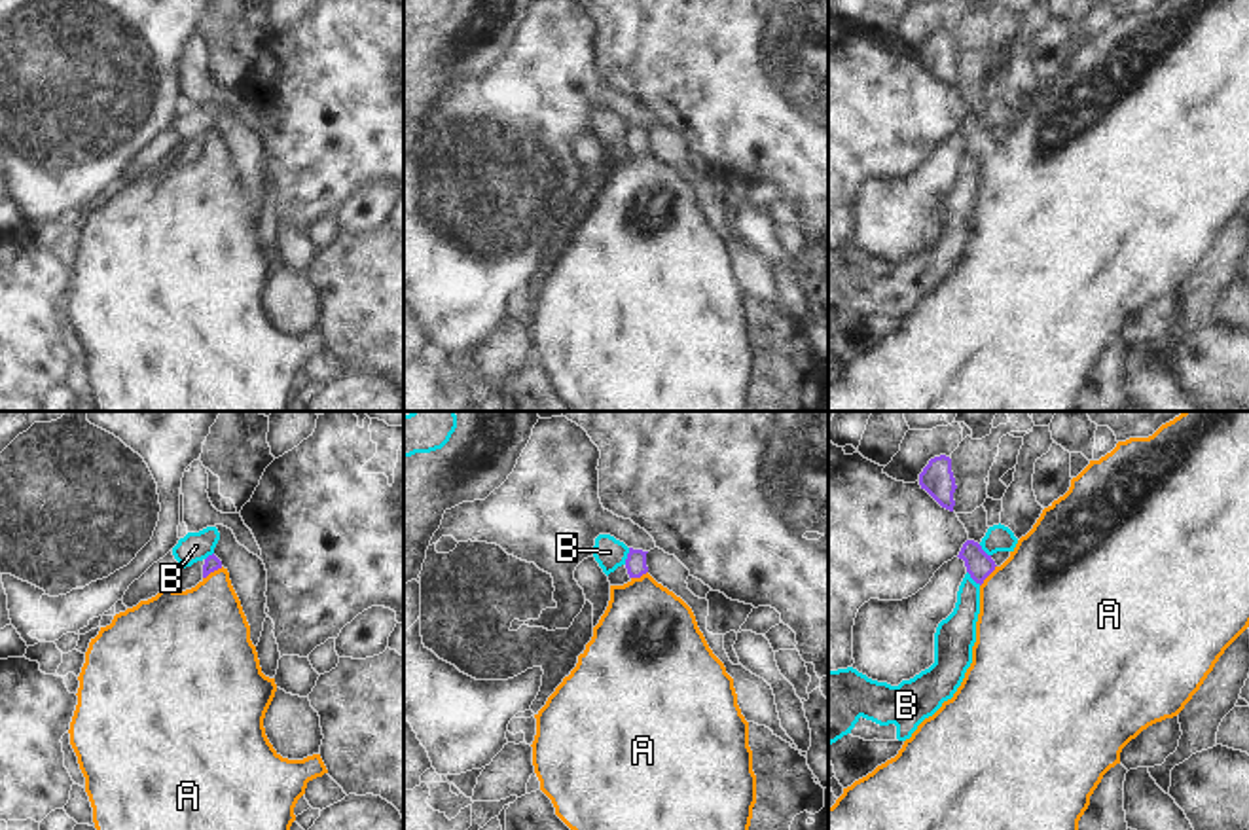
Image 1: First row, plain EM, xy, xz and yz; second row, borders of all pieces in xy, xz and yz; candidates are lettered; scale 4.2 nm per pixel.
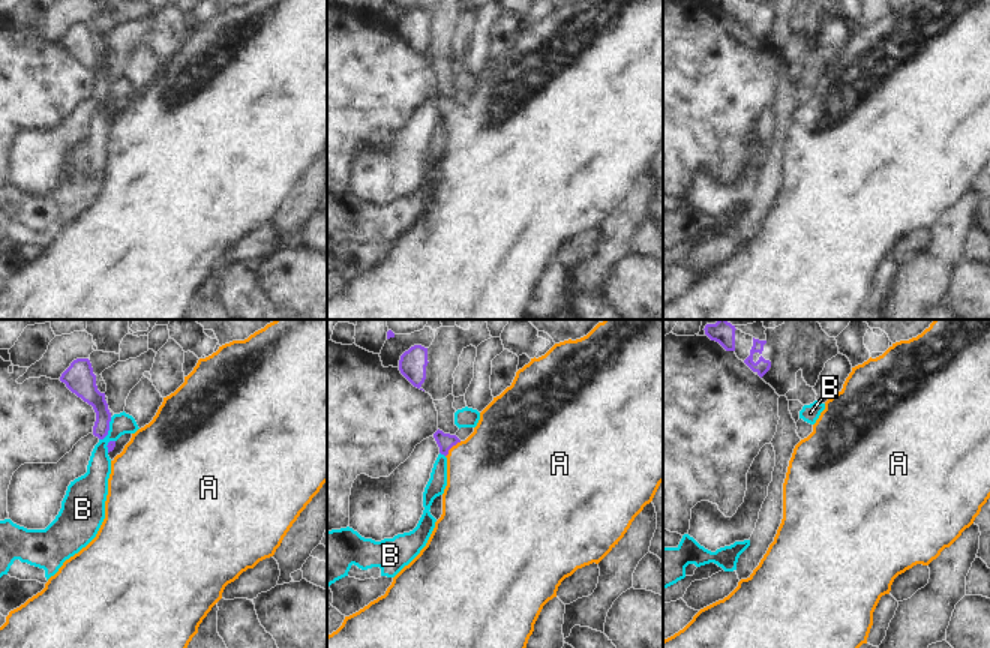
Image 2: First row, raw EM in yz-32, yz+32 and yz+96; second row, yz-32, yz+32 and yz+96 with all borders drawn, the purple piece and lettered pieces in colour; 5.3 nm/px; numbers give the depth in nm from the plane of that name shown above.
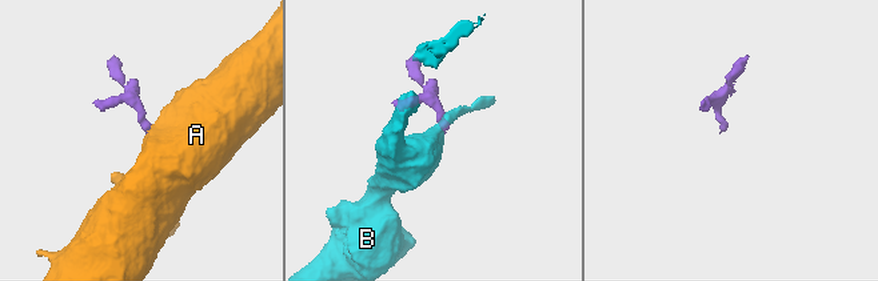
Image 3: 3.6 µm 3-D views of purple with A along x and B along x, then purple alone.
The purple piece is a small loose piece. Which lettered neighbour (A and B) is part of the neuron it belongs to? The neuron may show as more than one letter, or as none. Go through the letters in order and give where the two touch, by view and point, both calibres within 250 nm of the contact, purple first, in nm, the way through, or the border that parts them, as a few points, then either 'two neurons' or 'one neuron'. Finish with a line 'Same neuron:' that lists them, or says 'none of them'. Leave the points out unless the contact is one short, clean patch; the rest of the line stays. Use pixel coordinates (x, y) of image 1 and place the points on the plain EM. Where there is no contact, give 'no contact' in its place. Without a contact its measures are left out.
A: meets purple in yz at (988, 150); 110 nm thick on the purple side, 480 nm on the other; runs through yz (978, 139), (988, 150), (1035, 184); one neuron
B: meets purple in xz at (628, 131); 90 nm thick on the purple side, 130 nm on the other; border along xz (630, 124), (624, 139); two neurons
Same neuron: A

